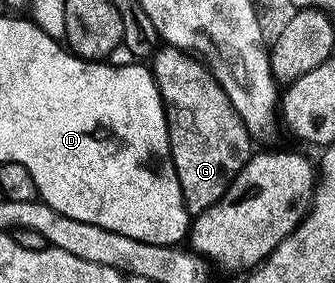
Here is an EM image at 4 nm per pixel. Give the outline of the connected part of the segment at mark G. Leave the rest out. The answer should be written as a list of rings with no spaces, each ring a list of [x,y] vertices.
[[[171,47],[159,48],[152,58],[152,72],[166,108],[166,118],[170,128],[170,150],[176,175],[180,179],[180,187],[184,191],[184,203],[191,215],[203,213],[216,207],[216,203],[224,199],[231,183],[249,163],[252,156],[250,135],[236,108],[229,101],[228,95],[221,89],[220,83],[197,56]]]

